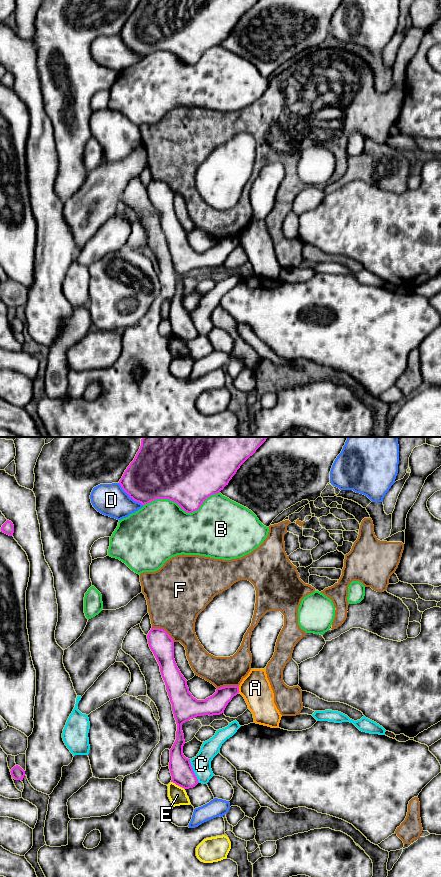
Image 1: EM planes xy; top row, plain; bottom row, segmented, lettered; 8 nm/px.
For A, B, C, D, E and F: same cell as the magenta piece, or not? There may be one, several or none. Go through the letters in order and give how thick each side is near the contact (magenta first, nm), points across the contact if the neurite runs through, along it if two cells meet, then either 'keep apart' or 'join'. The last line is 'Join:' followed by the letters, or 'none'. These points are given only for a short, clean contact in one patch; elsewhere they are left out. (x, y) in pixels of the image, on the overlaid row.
A: calibres 160 and 240 nm; way xy (214, 705), (226, 693), (238, 689), (255, 688); join
B: calibres 440 and 480 nm; keep apart
C: calibres 180 and 160 nm; keep apart
D: calibres 380 and 260 nm; keep apart
E: calibres 180 and 140 nm; keep apart
F: calibres 190 and 440 nm; keep apart
Join: A

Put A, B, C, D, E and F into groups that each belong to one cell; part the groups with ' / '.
A / B / C / D / E / F

